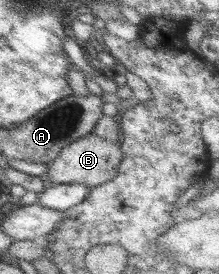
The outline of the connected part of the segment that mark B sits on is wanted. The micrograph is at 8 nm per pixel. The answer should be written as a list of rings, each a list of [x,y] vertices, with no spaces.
[[[89,133],[87,136],[71,141],[64,145],[47,165],[46,175],[49,181],[56,184],[71,182],[86,185],[88,188],[100,183],[109,181],[115,174],[117,166],[121,161],[122,153],[119,147],[119,141],[106,140],[98,138]]]

